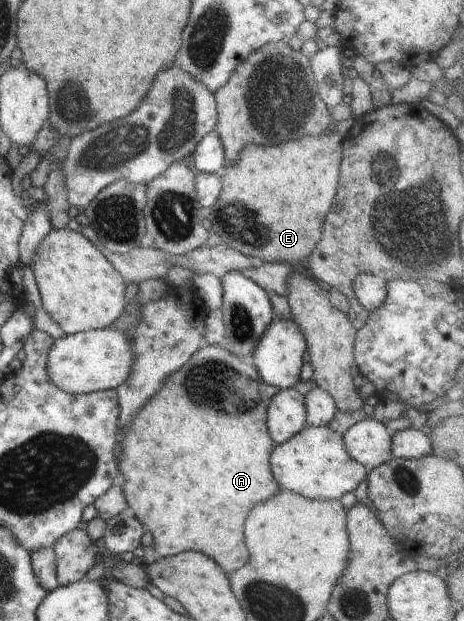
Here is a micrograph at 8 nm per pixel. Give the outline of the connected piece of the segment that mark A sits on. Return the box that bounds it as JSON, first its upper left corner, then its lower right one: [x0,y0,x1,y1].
[117,343,282,575]

